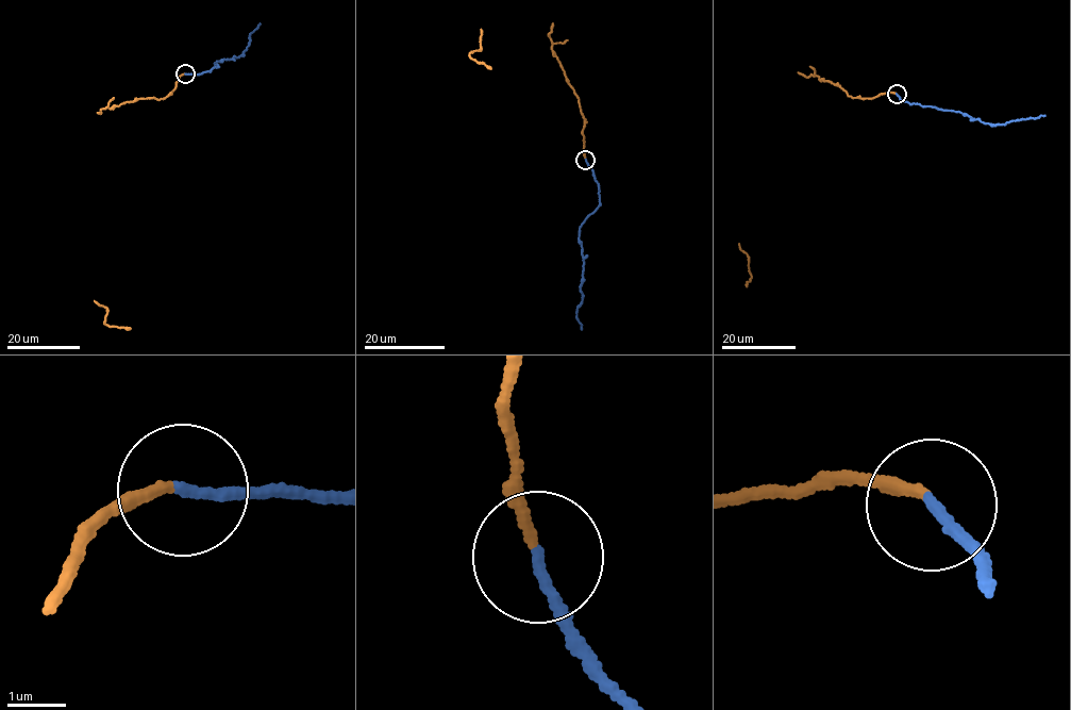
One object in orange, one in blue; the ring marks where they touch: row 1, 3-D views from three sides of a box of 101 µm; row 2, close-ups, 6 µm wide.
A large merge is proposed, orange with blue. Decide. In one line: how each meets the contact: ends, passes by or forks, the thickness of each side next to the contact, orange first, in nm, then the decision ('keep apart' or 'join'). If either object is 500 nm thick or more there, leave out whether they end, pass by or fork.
orange ends; blue ends; calibres 180 and 180 nm; join

